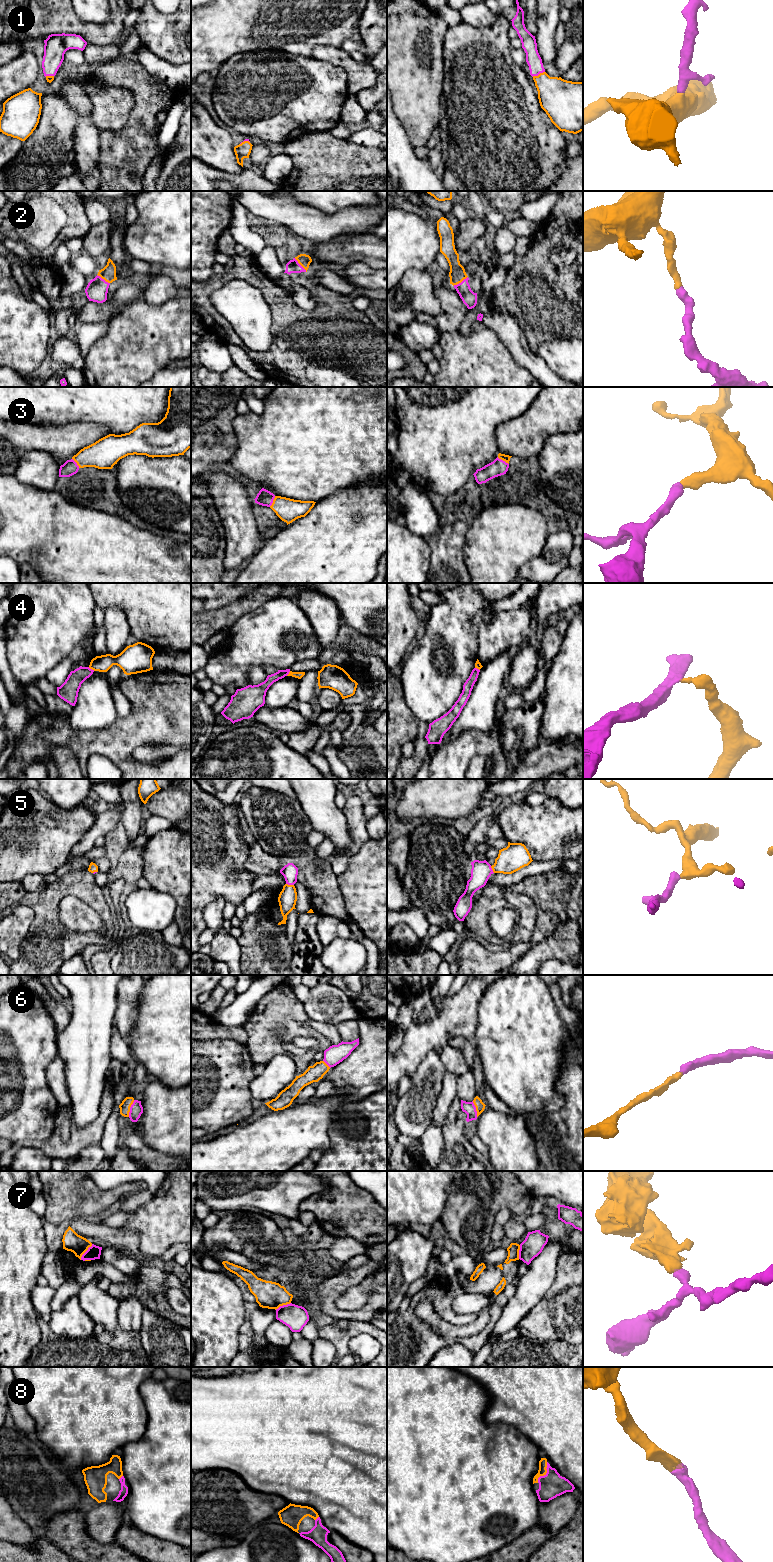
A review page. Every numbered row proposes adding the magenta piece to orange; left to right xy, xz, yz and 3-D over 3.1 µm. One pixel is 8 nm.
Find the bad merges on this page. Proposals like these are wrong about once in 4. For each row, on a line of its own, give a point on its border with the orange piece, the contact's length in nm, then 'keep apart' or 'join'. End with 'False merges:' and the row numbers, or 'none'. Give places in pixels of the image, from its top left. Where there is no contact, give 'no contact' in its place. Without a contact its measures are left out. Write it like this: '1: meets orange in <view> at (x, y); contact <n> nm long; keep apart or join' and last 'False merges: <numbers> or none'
1: meets orange in yz at (539, 74); contact 110 nm long; join
2: meets orange in yz at (460, 282); contact 140 nm long; join
3: meets orange in yz at (503, 460); contact 110 nm long; join
4: meets orange in xy at (91, 668); contact 60 nm long; keep apart
5: meets orange in xz at (290, 885); contact 70 nm long; join
6: meets orange in xy at (129, 1108); contact 140 nm long; join
7: meets orange in xy at (85, 1251); contact 160 nm long; keep apart
8: meets orange in yz at (545, 1473); contact 190 nm long; join
False merges: 4, 7

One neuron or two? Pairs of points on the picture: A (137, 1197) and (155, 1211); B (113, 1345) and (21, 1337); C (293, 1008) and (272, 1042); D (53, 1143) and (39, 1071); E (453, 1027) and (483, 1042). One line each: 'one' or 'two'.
A: two
B: two
C: one
D: two
E: two

